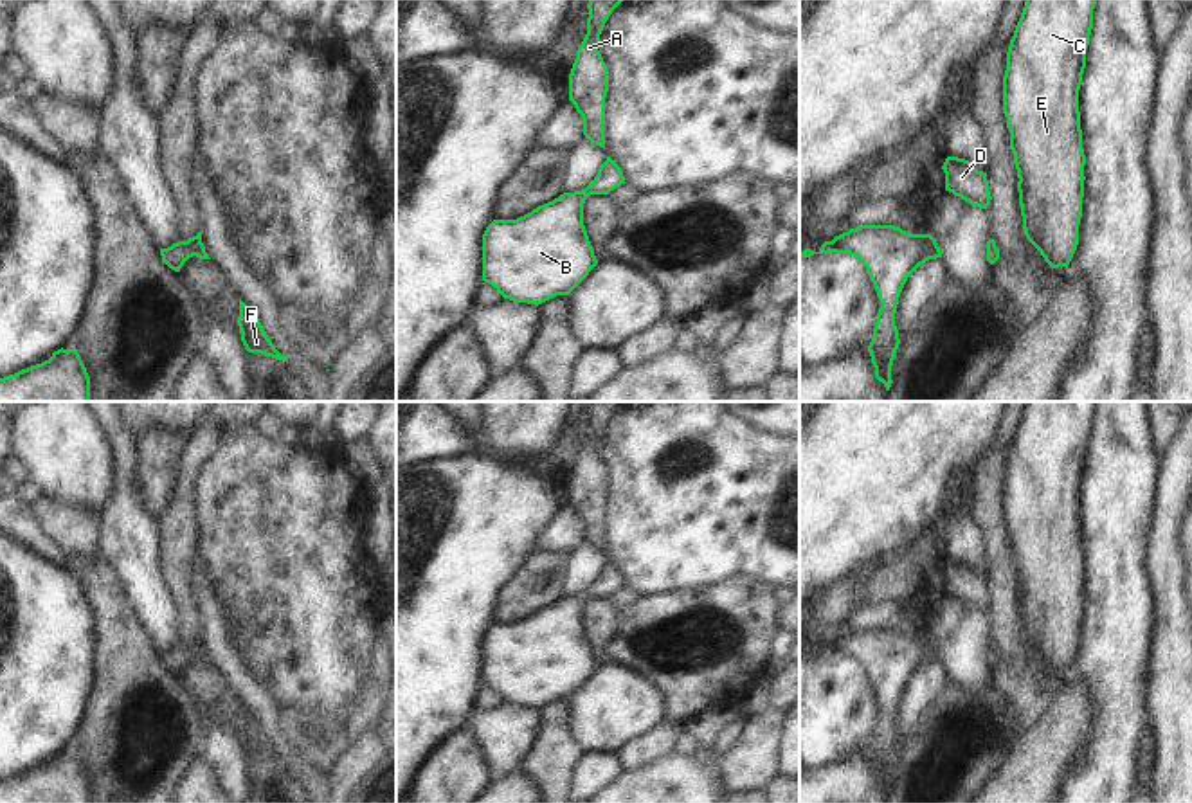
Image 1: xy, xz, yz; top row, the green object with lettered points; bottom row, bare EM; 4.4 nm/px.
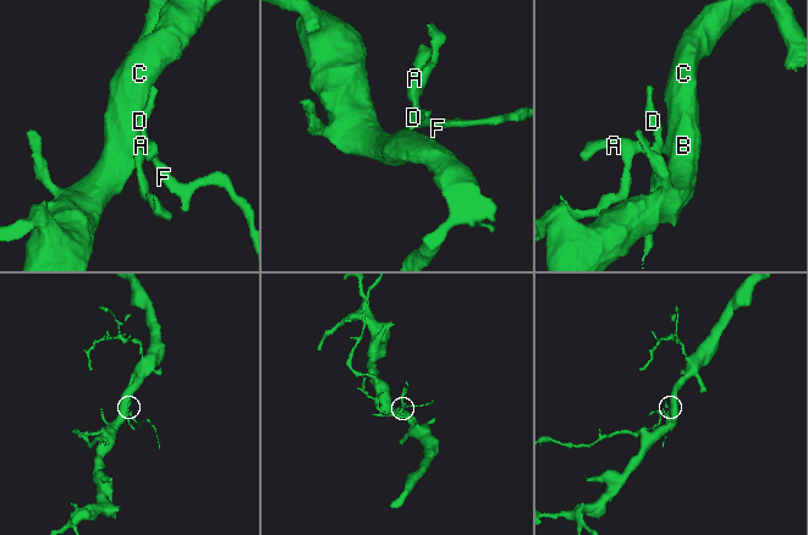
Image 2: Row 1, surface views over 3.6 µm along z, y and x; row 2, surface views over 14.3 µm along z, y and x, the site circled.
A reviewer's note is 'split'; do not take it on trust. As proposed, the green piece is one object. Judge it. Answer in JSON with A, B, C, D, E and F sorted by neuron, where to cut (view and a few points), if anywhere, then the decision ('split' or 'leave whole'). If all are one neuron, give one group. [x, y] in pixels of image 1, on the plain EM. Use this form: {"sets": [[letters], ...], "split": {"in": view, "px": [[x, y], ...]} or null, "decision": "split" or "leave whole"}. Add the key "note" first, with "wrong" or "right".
{"note": "wrong", "sets": [["A", "B", "C", "D", "E", "F"]], "split": null, "decision": "leave whole"}

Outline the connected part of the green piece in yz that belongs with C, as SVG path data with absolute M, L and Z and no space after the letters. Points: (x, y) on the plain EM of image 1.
M1026 402L1007 456L1003 517L1017 573L1026 643L1052 672L1070 668L1079 648L1084 569L1079 493L1097 402Z

